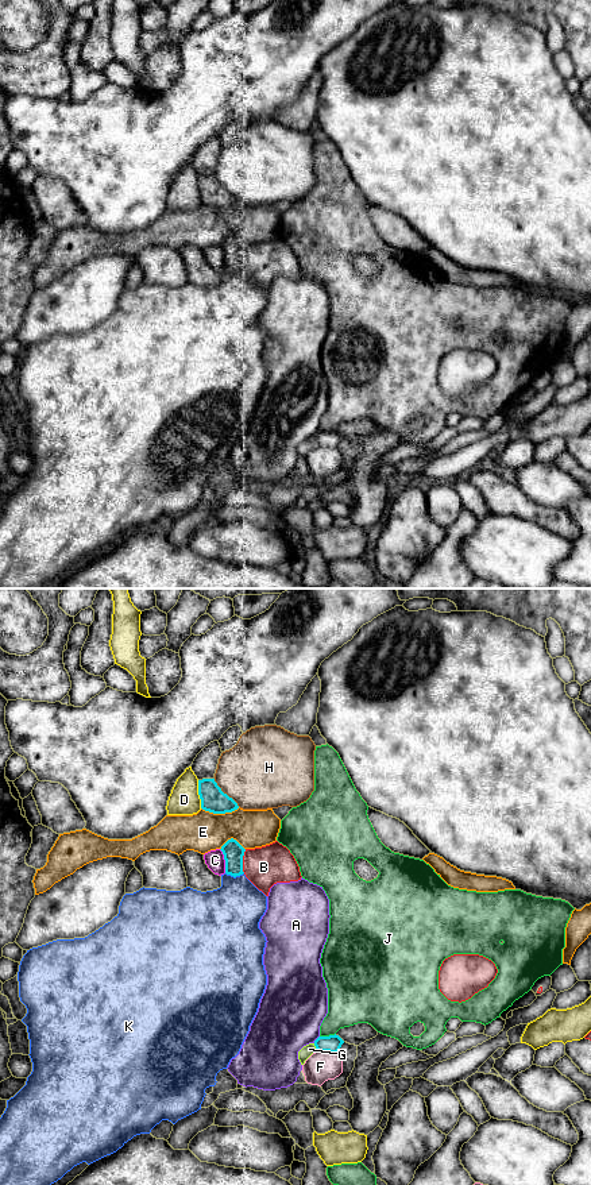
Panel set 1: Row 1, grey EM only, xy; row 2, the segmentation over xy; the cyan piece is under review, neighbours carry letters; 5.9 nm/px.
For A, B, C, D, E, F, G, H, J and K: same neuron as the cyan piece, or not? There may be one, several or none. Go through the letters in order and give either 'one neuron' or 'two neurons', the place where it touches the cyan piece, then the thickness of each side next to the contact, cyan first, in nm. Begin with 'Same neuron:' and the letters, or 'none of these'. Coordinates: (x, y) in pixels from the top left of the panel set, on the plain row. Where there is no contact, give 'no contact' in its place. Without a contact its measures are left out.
Same neuron: G
A: two neurons; meets cyan in xy at (316, 435); 110 nm thick on the cyan side, 380 nm on the other
B: two neurons; meets cyan in xy at (242, 257); 120 nm thick on the cyan side, 240 nm on the other
C: two neurons; meets cyan in xy at (226, 257); 120 nm thick on the cyan side, 110 nm on the other
D: two neurons; meets cyan in xy at (199, 189); 150 nm thick on the cyan side, 180 nm on the other
E: two neurons; meets cyan in xy at (220, 208); 150 nm thick on the cyan side, 240 nm on the other
F: two neurons; meets cyan in xy at (327, 446); 110 nm thick on the cyan side, 180 nm on the other
G: one neuron; meets cyan in xy at (315, 440); 110 nm thick on the cyan side, 70 nm on the other
H: two neurons; meets cyan in xy at (226, 189); 150 nm thick on the cyan side, 440 nm on the other
J: two neurons; meets cyan in xy at (327, 432); 110 nm thick on the cyan side, 280 nm on the other
K: two neurons; meets cyan in xy at (235, 271); 120 nm thick on the cyan side, 360 nm on the other

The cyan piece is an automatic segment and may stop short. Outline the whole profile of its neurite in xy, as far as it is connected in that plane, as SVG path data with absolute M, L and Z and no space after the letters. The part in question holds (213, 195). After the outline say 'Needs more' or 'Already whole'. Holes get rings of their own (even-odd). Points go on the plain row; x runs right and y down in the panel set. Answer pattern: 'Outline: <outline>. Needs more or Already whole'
Outline: M215 174L198 175L201 204L213 209L232 208L239 204L237 198L221 186Z. Already whole

